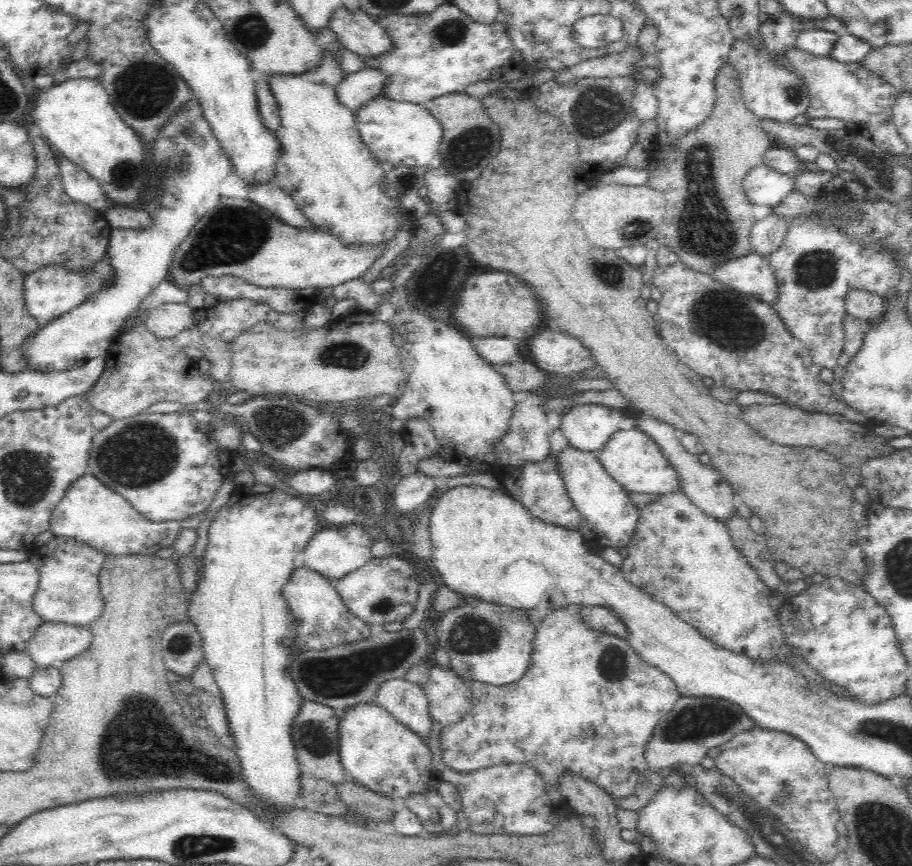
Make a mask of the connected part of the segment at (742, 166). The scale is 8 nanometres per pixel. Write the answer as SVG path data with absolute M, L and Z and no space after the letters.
M726 60L718 68L714 91L716 91L716 102L710 116L699 124L698 128L690 130L684 138L672 144L672 151L668 152L668 161L654 163L650 160L646 168L648 173L646 185L661 192L666 202L666 227L656 240L660 246L668 245L684 265L704 274L712 273L721 263L752 253L750 236L756 220L753 206L744 194L742 184L746 174L754 166L763 163L762 154L771 147L768 135L762 130L759 120L744 104L740 104L741 82L738 71L731 62Z

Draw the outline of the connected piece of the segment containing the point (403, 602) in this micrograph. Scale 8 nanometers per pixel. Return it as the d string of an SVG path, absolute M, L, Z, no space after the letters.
M392 556L373 558L334 584L348 610L370 626L370 629L379 630L384 624L402 623L412 614L418 598L420 579L420 574L406 560Z

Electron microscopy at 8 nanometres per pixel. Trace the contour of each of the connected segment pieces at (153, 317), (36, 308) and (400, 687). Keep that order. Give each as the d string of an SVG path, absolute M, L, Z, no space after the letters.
M168 303L149 310L146 328L158 339L176 337L182 330L195 324L197 309L188 303Z
M108 251L88 270L67 270L66 266L44 266L35 272L25 276L24 280L24 306L28 309L30 316L34 318L44 318L46 322L56 320L62 314L74 310L80 306L86 298L102 290L106 284L110 284L115 276L115 271L111 266Z
M402 678L386 680L378 688L374 704L422 737L424 742L428 740L434 720L422 687Z

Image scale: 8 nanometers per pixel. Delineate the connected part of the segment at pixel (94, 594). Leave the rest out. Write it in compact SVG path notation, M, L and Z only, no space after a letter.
M52 537L34 555L40 580L32 607L42 623L60 622L88 627L102 614L103 598L99 574L107 554L93 546L64 537Z

